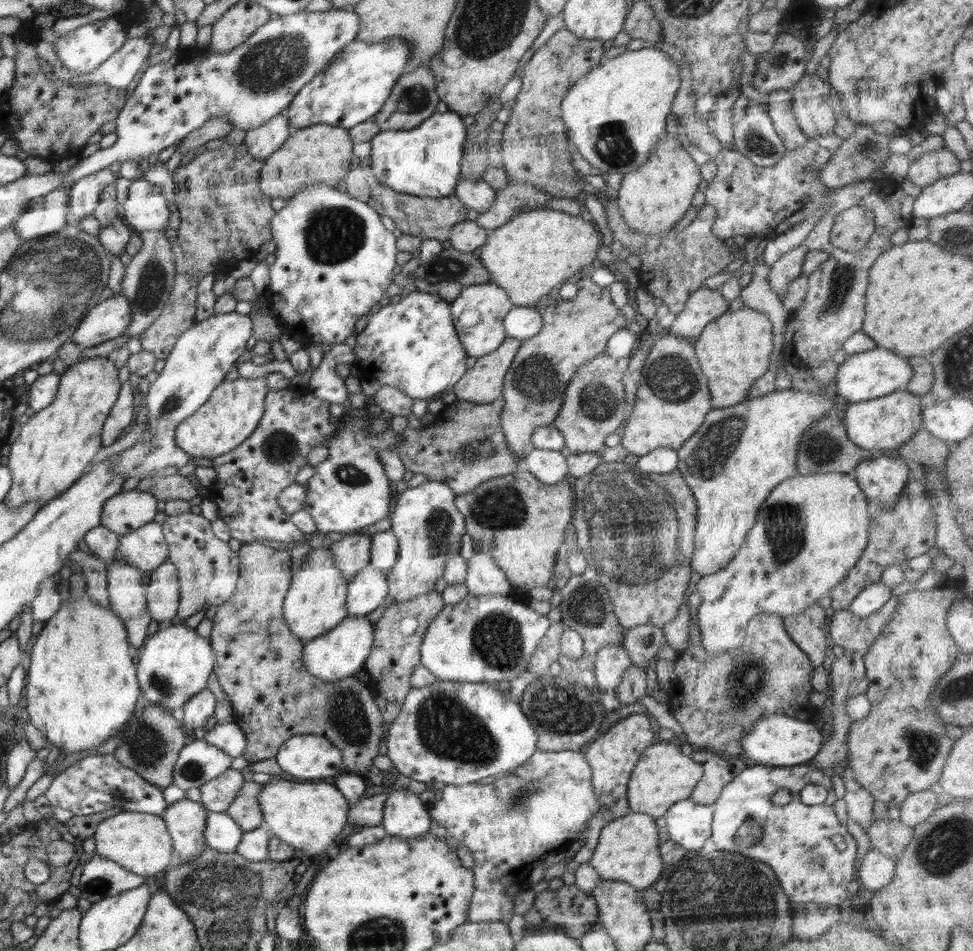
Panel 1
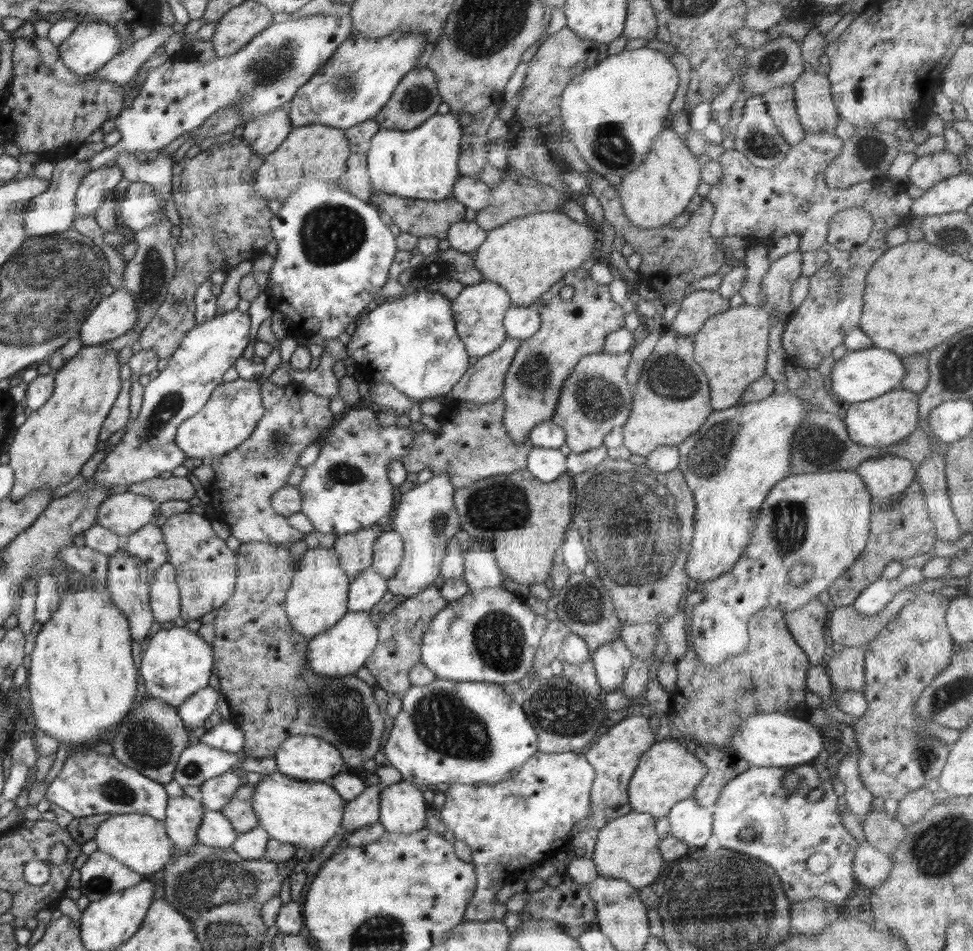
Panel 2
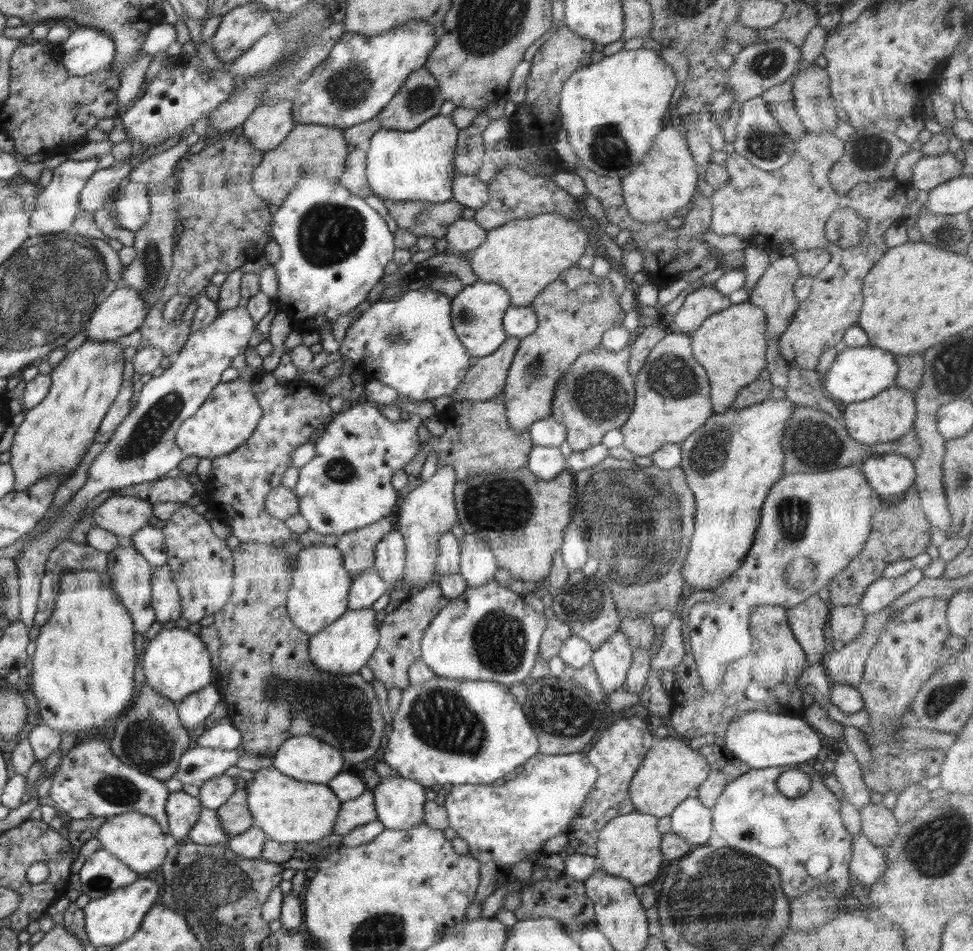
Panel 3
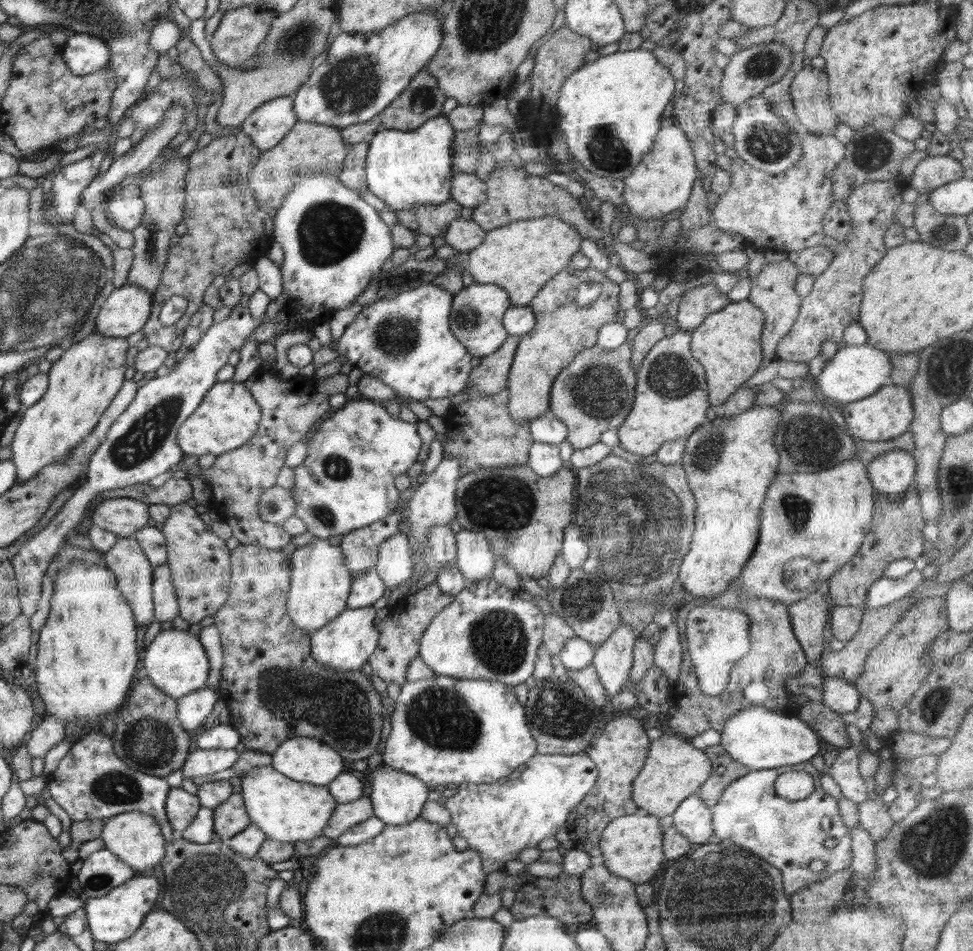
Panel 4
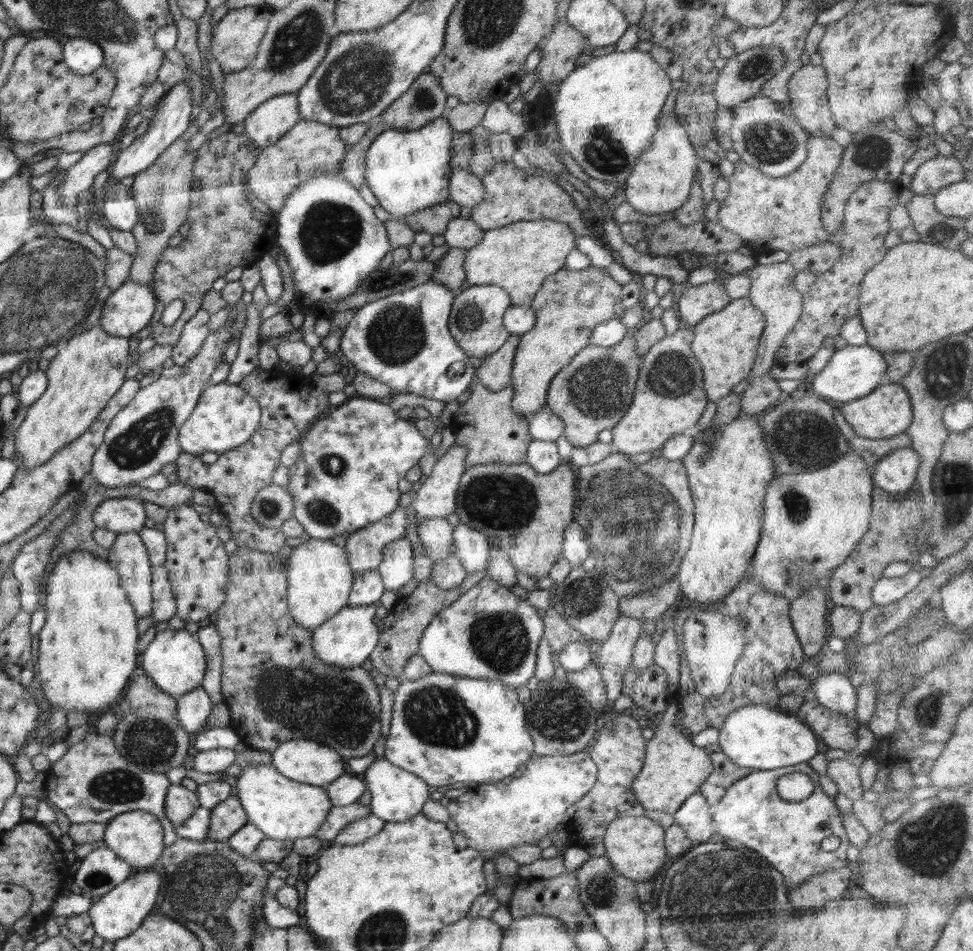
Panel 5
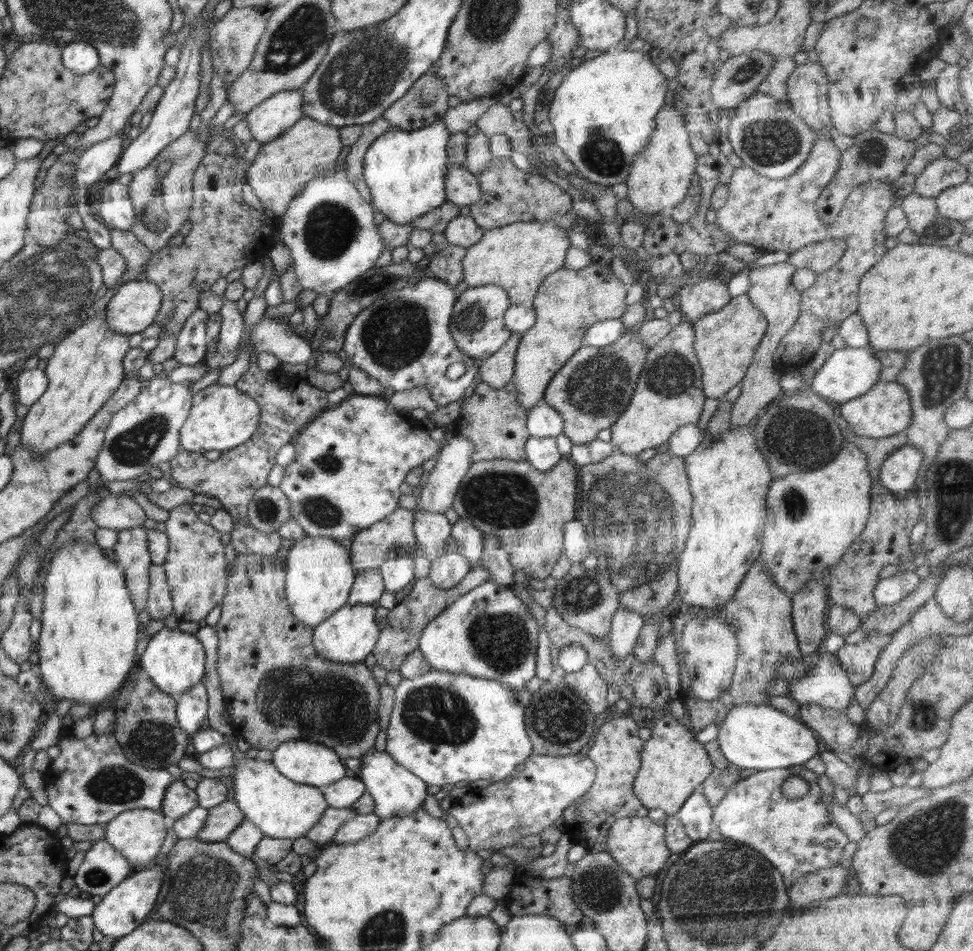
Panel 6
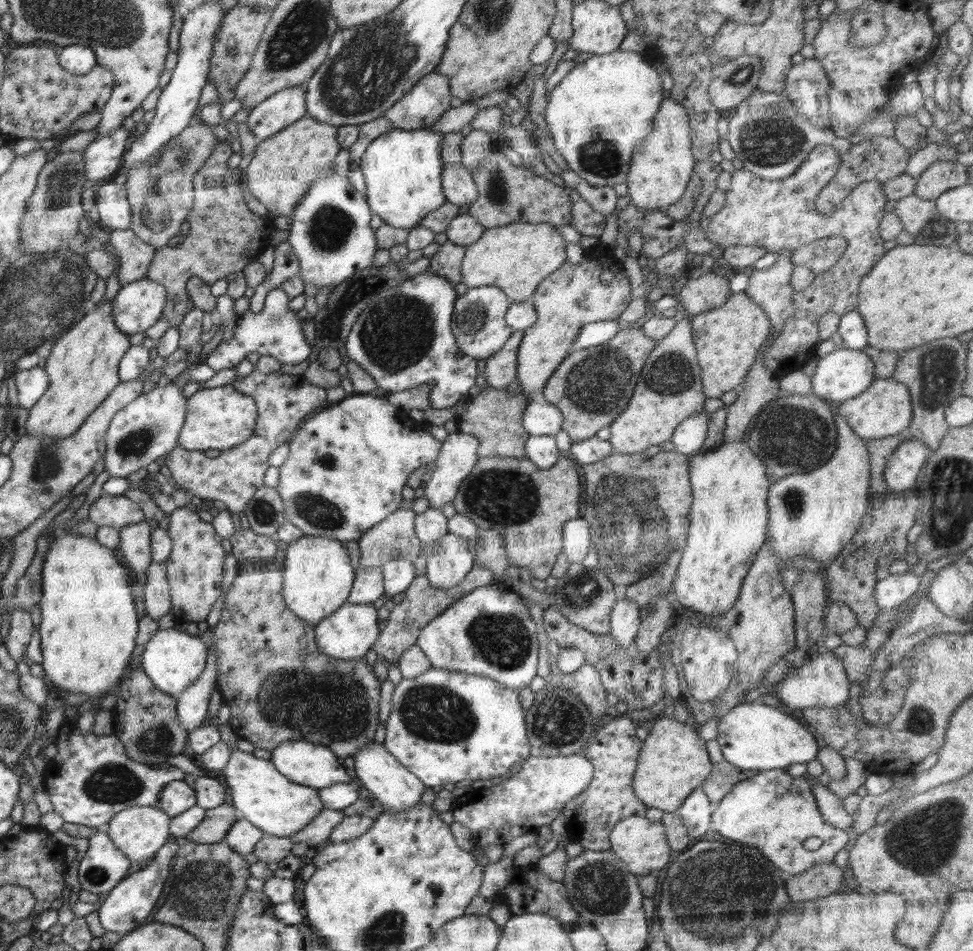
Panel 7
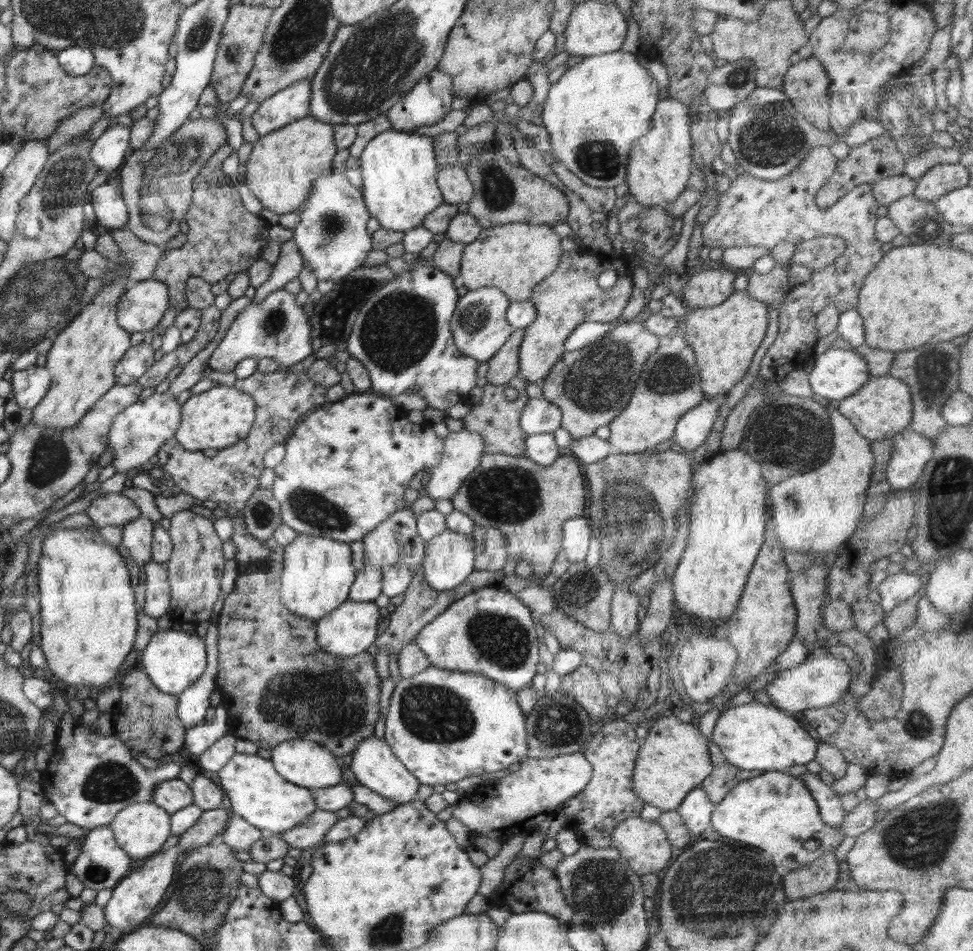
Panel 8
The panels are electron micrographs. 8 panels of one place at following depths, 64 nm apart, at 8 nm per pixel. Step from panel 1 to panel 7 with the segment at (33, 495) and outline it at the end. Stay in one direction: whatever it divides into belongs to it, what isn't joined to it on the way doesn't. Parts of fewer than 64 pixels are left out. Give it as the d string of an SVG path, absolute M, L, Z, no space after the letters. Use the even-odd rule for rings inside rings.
M112 301L99 303L92 312L87 312L84 319L79 320L78 324L73 324L70 332L66 332L60 340L55 342L50 357L47 358L45 372L49 374L49 388L42 396L42 400L28 410L26 435L39 437L46 435L51 439L73 435L88 415L92 414L108 398L112 389L121 383L120 363L129 349L128 334L120 332L115 323Z

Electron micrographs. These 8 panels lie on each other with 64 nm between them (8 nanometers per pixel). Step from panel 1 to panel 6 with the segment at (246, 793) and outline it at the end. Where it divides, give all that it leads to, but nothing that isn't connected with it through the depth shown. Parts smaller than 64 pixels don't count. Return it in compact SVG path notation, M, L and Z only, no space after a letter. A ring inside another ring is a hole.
M235 801L221 802L218 807L208 810L208 813L204 828L196 836L196 839L208 843L225 842L231 832L236 830L236 826L240 826L240 822L246 820Z

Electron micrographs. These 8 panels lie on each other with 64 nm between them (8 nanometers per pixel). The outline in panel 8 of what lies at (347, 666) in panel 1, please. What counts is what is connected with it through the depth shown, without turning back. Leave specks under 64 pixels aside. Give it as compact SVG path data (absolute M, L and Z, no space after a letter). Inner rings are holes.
M344 601L330 615L316 621L317 643L330 654L338 656L356 656L361 652L367 652L368 648L375 644L378 634L379 608L375 602Z

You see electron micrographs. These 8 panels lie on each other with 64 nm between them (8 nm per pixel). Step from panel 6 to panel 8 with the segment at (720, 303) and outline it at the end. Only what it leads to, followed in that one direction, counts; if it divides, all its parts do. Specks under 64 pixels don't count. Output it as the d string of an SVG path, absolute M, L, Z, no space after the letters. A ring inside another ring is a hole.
M708 269L693 274L690 281L684 287L682 295L683 303L688 310L694 310L697 308L713 307L714 305L722 304L732 293L736 290L734 288L735 270L729 269Z

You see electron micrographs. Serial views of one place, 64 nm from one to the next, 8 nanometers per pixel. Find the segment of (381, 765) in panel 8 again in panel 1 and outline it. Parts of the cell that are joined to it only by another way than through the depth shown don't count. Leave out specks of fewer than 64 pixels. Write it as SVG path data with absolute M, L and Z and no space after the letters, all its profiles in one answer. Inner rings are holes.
M408 789L387 793L381 826L387 835L396 838L416 838L430 830L432 820L428 805Z

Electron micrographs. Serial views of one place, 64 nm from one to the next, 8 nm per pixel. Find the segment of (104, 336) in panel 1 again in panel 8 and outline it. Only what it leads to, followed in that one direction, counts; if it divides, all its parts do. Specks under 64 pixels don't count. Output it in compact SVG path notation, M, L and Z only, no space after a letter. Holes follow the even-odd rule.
M152 278L136 282L126 288L126 300L122 300L122 312L117 312L118 322L126 332L152 331L169 308L168 286Z

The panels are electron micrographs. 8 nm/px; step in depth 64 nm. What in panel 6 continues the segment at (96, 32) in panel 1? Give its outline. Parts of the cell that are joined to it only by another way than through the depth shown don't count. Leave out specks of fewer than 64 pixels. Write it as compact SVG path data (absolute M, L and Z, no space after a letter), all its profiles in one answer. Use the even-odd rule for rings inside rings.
M85 42L66 43L61 46L61 61L64 68L74 74L85 75L100 66L100 53Z

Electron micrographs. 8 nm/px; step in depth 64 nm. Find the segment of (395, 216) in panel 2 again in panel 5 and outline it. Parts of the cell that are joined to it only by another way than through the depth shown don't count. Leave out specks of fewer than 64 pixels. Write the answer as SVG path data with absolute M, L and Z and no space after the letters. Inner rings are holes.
M447 200L424 210L417 210L414 214L407 214L403 220L415 233L429 232L440 235L446 230L448 223L460 217L461 205Z

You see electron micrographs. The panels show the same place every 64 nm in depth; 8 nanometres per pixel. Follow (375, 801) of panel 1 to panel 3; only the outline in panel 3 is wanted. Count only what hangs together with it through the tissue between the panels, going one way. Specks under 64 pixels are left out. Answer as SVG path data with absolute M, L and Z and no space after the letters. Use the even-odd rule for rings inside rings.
M364 791L360 796L341 804L334 822L332 835L346 835L362 824L378 820L373 791Z

